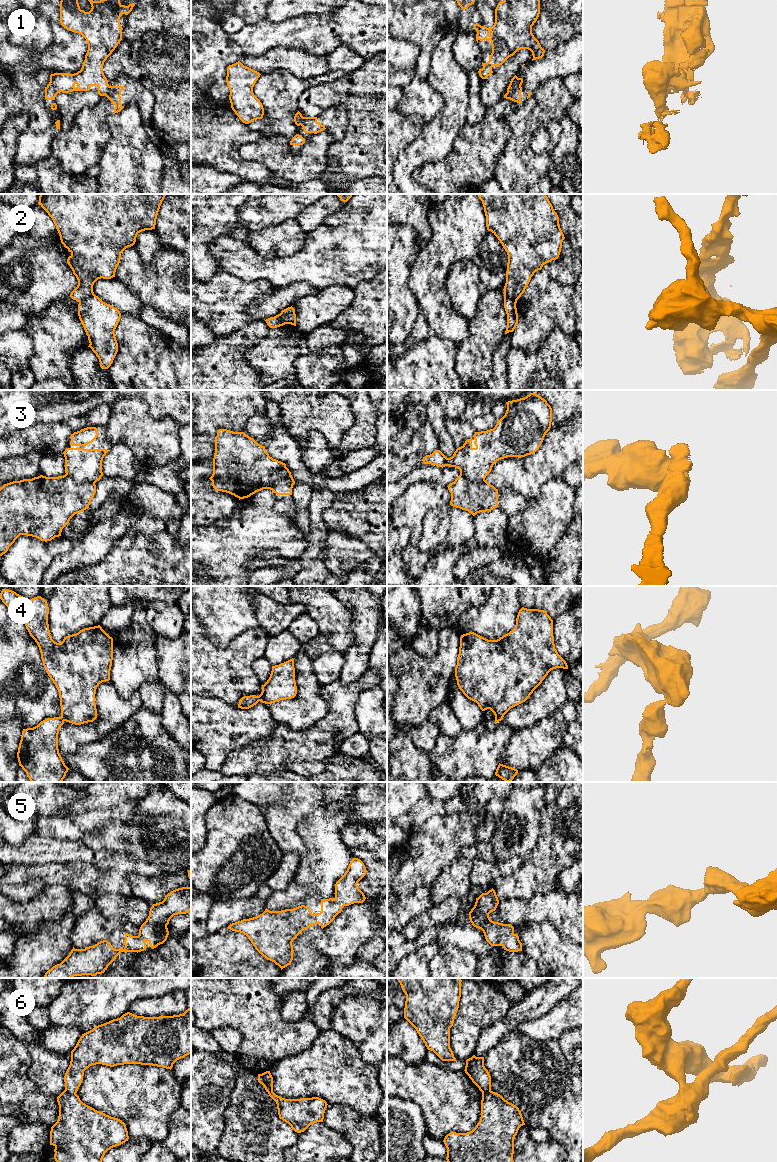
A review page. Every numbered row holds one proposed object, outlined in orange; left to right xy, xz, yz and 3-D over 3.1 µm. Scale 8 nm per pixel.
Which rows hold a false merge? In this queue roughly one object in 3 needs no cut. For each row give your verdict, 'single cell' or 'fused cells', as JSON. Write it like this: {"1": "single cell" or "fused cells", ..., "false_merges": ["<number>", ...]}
{"1": "fused cells", "2": "fused cells", "3": "fused cells", "4": "fused cells", "5": "single cell", "6": "fused cells", "false_merges": ["1", "2", "3", "4", "6"]}

